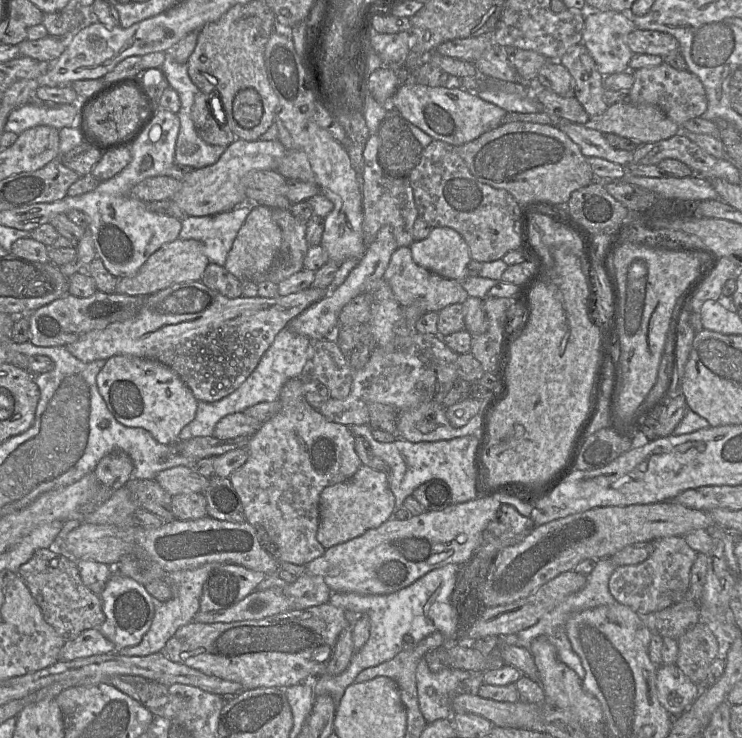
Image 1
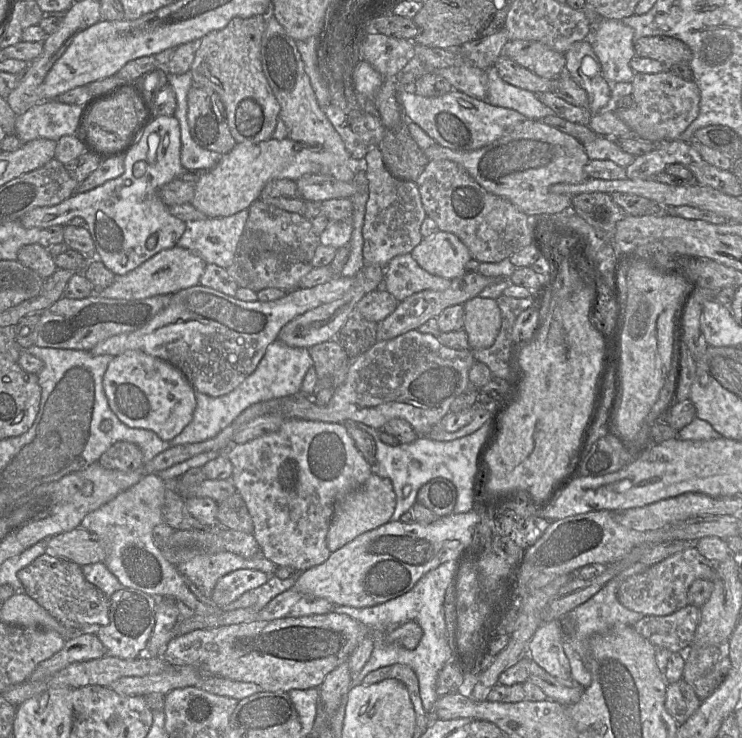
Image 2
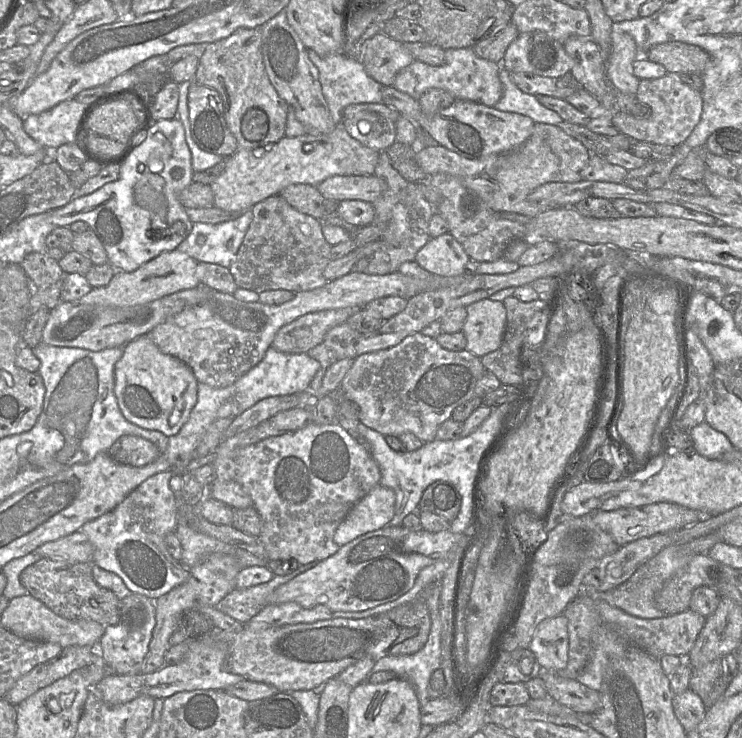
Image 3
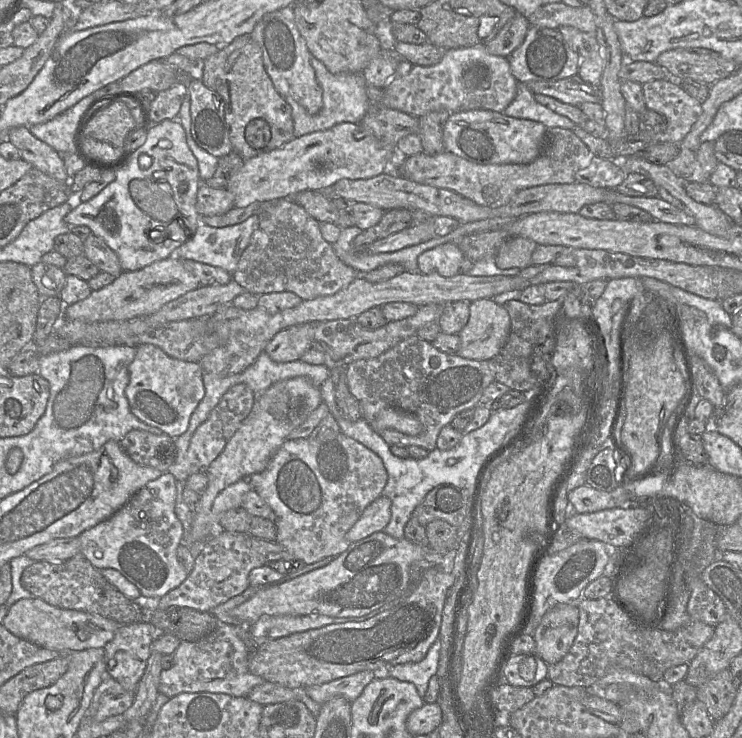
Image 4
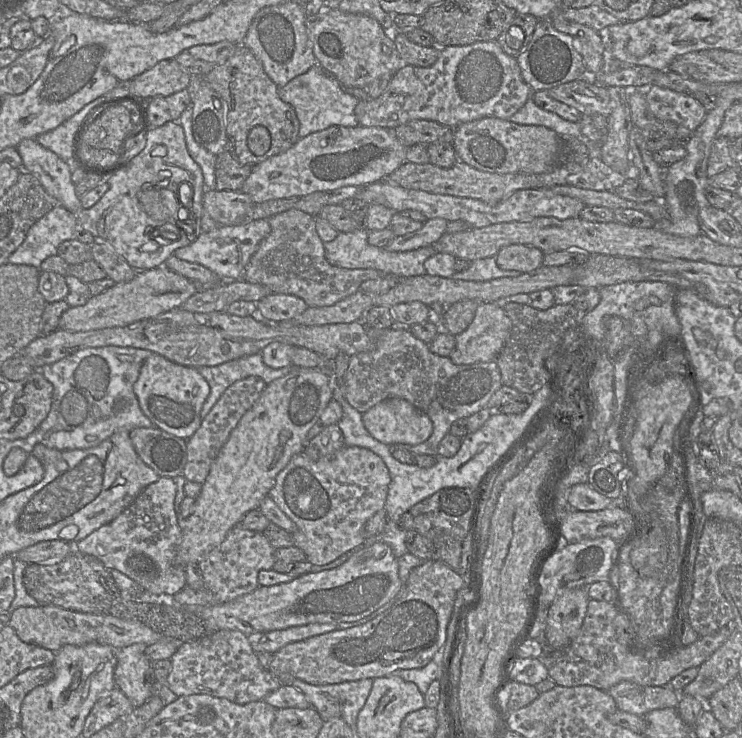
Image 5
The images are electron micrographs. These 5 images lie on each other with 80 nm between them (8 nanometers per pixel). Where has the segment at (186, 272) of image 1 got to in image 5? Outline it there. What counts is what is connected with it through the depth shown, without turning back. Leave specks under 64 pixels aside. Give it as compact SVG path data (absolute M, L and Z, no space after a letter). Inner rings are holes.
M165 266L137 271L135 277L128 282L115 283L104 292L91 296L82 306L70 307L59 320L58 329L72 332L85 332L114 327L126 327L137 322L154 318L162 313L178 309L193 294L197 292L197 284L186 277L169 270Z

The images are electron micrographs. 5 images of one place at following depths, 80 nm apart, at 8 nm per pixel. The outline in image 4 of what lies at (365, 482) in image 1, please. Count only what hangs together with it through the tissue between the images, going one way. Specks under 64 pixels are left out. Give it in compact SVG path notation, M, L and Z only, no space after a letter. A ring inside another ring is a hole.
M381 495L370 503L362 512L360 518L347 532L346 538L352 543L382 532L391 518L391 500Z

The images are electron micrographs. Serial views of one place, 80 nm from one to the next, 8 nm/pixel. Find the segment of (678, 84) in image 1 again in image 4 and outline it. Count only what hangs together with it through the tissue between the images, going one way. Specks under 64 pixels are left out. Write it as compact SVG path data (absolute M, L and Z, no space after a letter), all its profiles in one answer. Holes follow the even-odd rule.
M659 79L642 84L645 104L664 117L666 129L656 133L656 142L680 145L702 112L701 103L682 86Z

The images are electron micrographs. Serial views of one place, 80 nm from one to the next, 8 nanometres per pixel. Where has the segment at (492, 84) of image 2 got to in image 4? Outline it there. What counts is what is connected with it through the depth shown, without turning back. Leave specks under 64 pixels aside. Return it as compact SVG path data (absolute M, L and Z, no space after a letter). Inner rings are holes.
M518 82L516 96L503 113L510 117L542 123L546 128L559 127L572 130L576 126L570 119L539 104L533 95L526 84Z

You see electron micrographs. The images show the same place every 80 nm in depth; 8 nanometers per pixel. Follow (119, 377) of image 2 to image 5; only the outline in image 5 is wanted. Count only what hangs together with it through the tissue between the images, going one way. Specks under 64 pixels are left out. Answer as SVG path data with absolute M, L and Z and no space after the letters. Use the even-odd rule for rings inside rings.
M153 353L143 363L133 386L142 412L155 427L182 439L189 439L202 422L201 409L210 387L197 368L184 366Z

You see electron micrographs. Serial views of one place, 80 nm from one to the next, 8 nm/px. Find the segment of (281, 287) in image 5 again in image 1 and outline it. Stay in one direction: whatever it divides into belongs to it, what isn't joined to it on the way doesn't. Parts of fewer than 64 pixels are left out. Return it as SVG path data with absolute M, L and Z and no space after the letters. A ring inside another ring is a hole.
M271 209L282 232L282 243L269 269L258 278L248 279L254 283L270 281L279 284L303 270L303 261L310 247L306 240L306 221L296 218L289 209Z

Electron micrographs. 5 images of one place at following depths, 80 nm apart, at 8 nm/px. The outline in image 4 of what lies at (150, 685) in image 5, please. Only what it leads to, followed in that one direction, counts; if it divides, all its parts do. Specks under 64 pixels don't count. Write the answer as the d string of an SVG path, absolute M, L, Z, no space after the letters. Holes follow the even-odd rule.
M149 623L122 624L116 630L113 639L103 647L107 677L112 677L125 690L135 693L146 669L152 642L156 636L156 630Z

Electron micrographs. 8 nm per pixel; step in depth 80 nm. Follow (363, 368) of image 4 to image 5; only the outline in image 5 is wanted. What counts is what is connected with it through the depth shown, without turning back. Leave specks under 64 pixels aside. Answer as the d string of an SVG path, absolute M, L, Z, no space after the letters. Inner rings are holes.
M405 326L367 327L366 332L373 348L350 358L344 381L337 383L344 399L360 413L385 399L404 399L427 414L433 423L432 434L425 442L414 446L389 446L390 449L406 449L414 455L436 457L439 455L439 444L449 433L453 422L487 407L491 396L502 386L500 369L495 360L456 365L450 357L432 353L429 344L416 338Z

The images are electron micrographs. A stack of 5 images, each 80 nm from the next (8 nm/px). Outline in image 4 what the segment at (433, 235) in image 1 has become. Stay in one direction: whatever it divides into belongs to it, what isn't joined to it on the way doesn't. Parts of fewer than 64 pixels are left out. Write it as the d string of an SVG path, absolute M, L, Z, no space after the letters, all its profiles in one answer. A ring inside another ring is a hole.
M446 242L420 254L418 271L452 277L461 273L460 265L464 258L465 255L456 243Z

